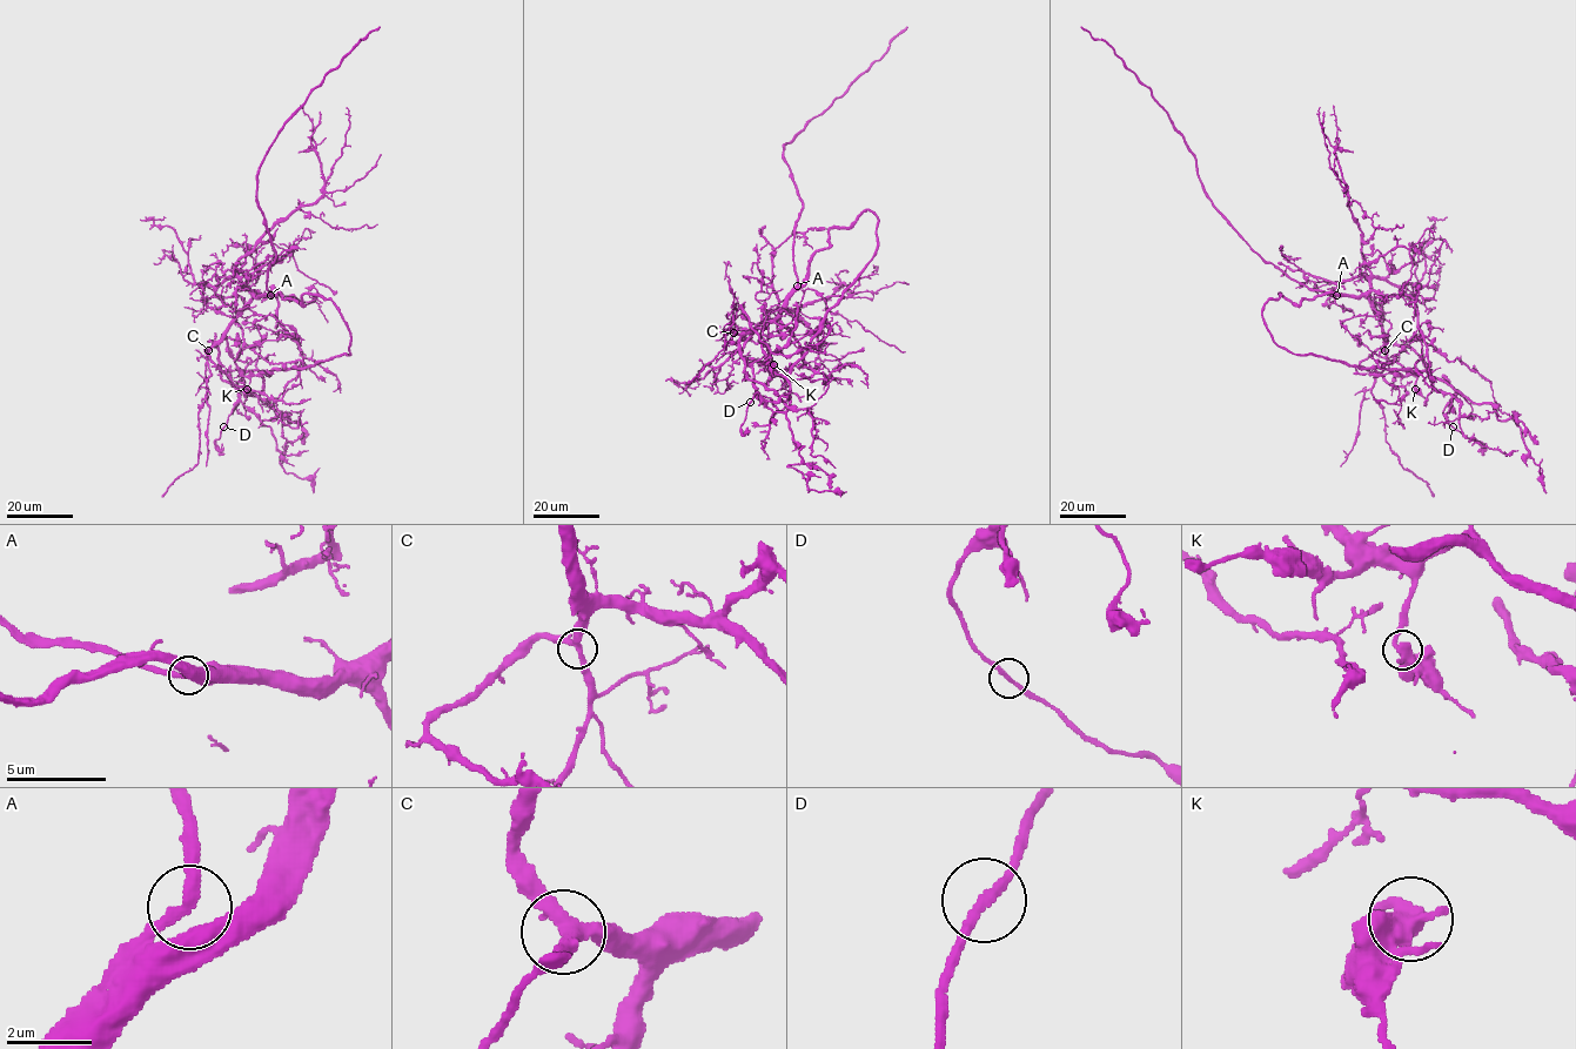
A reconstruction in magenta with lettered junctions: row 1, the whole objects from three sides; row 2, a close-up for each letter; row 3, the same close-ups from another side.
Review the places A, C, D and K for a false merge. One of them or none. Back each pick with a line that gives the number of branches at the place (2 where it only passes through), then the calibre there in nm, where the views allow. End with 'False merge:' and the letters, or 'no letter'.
False merge: no letter

